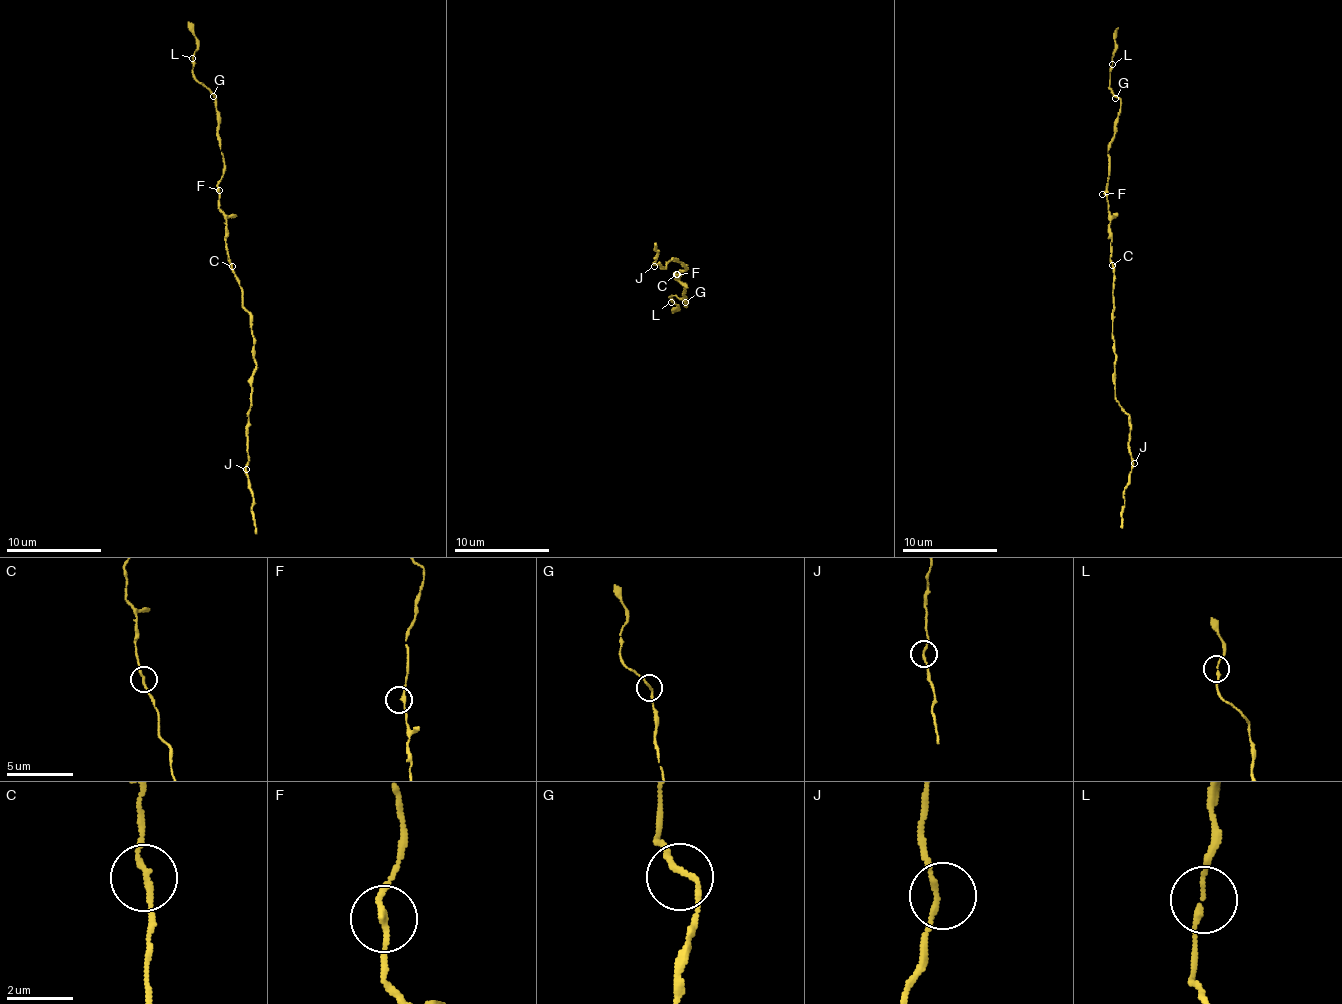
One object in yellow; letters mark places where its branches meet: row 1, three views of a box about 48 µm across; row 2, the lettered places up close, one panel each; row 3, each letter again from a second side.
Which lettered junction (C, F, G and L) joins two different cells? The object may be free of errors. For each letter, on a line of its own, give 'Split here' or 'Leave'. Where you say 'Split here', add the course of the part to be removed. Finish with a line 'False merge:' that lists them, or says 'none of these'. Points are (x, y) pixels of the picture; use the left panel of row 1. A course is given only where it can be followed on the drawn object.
C: Leave
F: Leave
G: Leave
L: Leave
False merge: none of these

